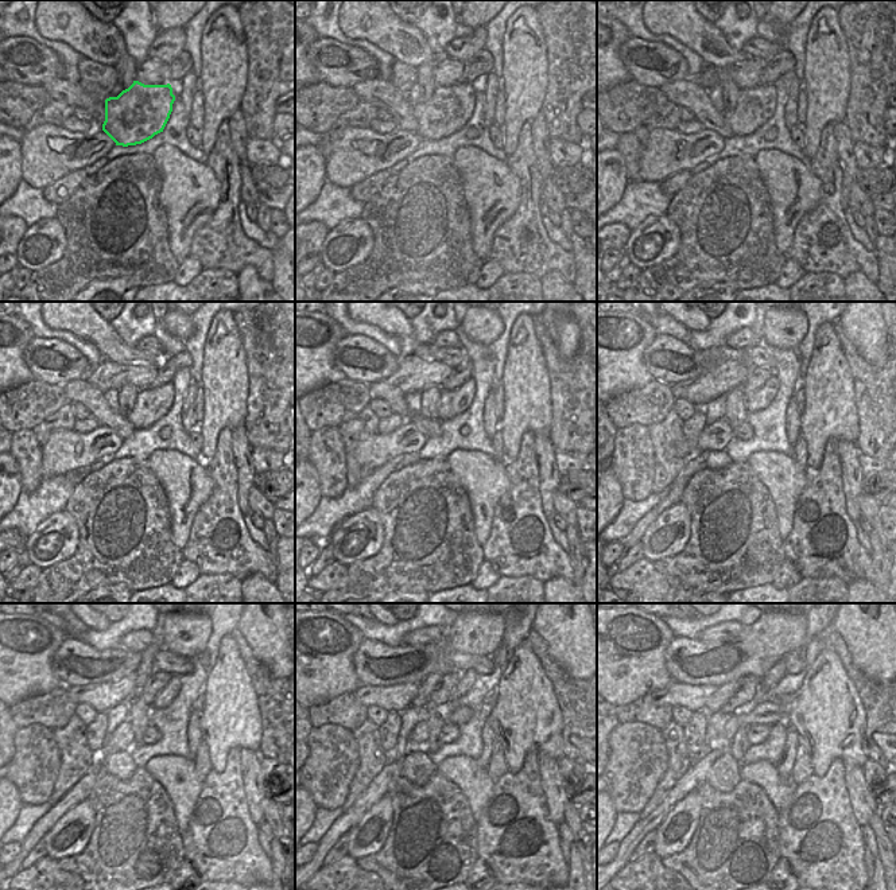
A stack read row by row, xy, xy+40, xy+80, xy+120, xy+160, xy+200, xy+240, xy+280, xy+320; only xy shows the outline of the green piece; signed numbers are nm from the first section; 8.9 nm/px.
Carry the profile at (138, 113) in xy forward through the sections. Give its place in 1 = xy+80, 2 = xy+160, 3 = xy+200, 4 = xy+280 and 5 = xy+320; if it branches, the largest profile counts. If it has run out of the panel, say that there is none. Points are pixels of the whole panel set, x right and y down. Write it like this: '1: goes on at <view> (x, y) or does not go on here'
1: goes on at xy+80 (755, 107)
2: goes on at xy+160 (453, 403)
3: goes on at xy+200 (761, 399)
4: goes on at xy+280 (469, 677)
5: goes on at xy+320 (778, 671)

